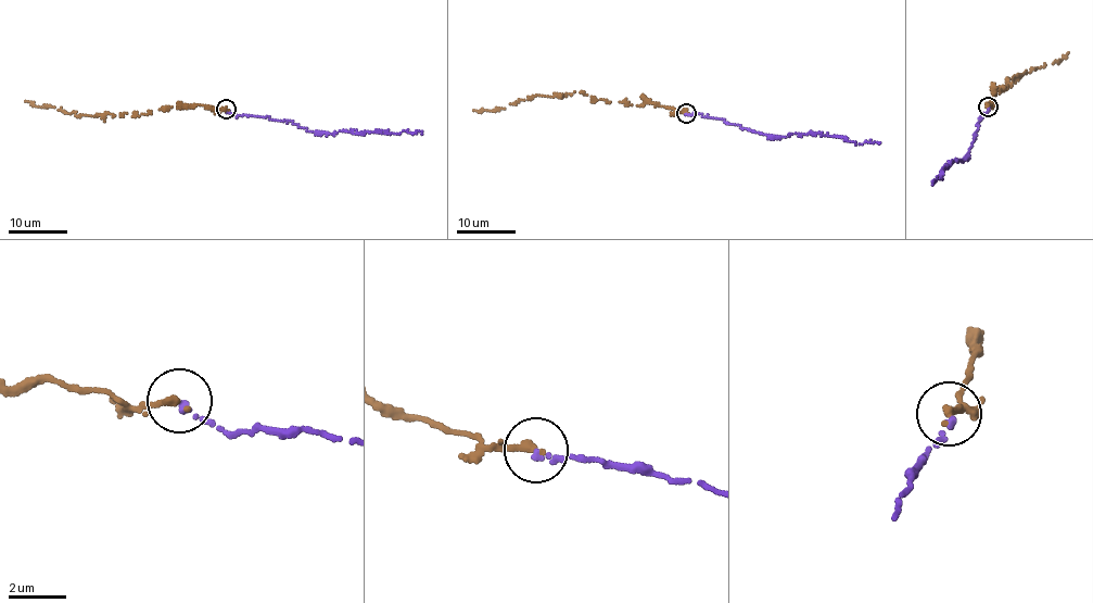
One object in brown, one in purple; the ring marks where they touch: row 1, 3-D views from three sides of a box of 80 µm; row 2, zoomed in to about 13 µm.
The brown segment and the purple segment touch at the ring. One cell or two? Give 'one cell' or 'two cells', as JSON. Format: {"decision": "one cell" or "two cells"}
{"decision": "one cell"}

